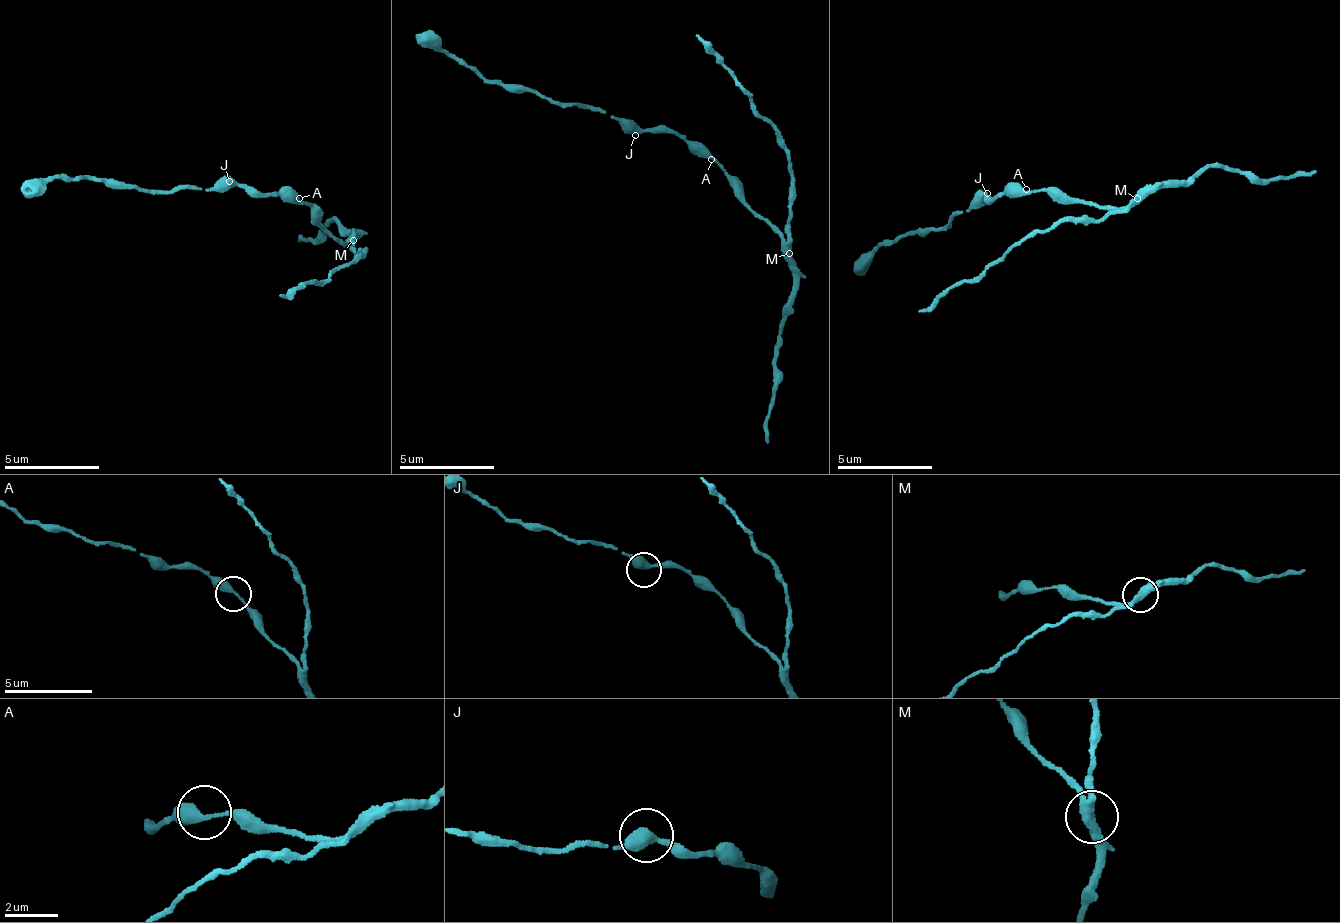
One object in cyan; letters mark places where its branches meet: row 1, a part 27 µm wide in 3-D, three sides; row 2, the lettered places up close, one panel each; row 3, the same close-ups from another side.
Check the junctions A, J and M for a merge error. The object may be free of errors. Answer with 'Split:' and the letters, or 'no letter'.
Split: M

